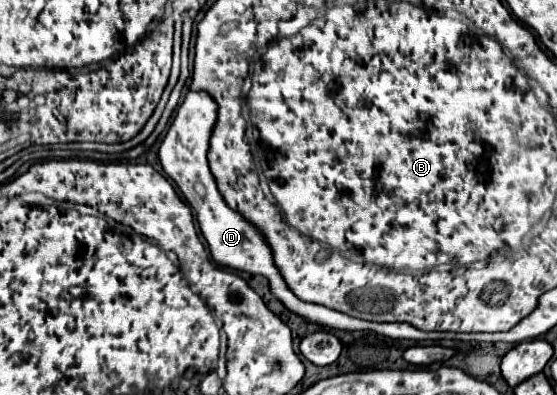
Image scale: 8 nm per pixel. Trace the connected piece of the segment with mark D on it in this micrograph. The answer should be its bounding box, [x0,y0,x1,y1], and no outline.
[159,91,449,341]

